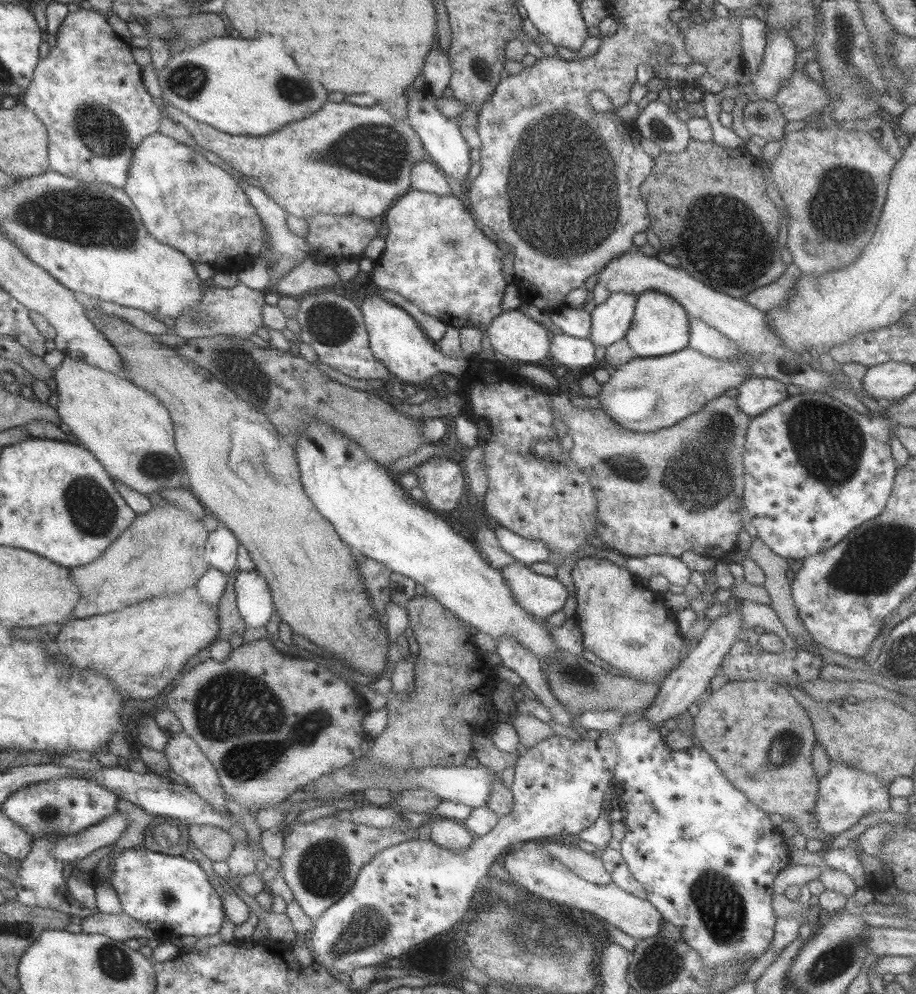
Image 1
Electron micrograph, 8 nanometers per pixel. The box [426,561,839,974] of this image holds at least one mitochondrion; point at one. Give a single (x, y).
(529, 930)

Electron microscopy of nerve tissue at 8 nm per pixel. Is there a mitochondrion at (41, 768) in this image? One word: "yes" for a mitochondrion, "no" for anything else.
no

